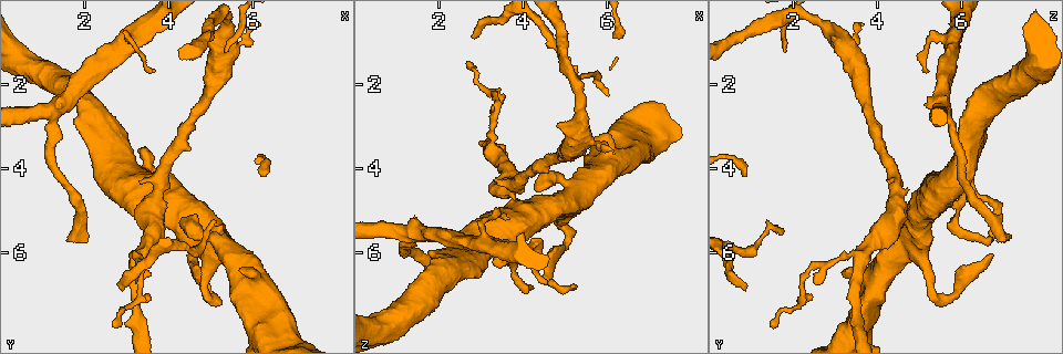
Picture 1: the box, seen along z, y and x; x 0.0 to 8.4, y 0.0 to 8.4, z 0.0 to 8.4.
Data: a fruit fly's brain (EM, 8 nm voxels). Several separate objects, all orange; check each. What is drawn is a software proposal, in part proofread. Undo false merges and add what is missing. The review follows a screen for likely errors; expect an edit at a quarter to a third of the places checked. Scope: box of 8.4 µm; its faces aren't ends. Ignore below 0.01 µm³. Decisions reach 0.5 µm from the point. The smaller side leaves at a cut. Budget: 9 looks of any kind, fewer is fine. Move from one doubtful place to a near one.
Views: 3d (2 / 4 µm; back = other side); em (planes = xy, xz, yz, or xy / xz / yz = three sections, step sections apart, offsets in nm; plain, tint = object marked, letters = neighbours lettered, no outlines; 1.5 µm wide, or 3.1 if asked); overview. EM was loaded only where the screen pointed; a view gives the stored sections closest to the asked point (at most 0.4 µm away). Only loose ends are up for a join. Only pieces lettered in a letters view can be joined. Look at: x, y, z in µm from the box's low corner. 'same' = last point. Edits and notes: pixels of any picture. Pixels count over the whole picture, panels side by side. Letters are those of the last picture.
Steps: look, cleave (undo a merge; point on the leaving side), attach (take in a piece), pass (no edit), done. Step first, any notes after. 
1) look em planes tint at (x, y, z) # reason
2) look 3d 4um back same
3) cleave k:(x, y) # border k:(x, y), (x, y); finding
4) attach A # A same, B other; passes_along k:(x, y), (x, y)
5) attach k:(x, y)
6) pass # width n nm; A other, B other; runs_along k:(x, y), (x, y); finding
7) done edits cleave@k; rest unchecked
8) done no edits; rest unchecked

look em yz step 8 tint at (1.55, 5.70, 7.05) # branch stops here

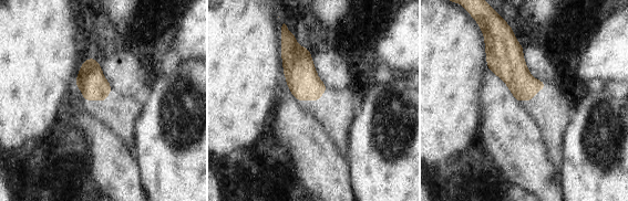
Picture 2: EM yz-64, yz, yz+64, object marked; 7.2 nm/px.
look em planes letters same

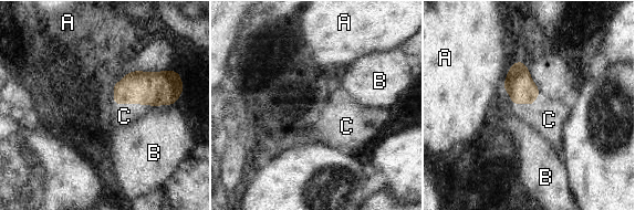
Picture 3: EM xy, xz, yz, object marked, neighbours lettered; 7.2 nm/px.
attach C # A other, B other, C same; passes_along 3:(153, 88), (149, 104), (124, 116); it goes on there

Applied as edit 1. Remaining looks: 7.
look 3d 4um at (3.30, 6.10, 3.60) # thick turns thin

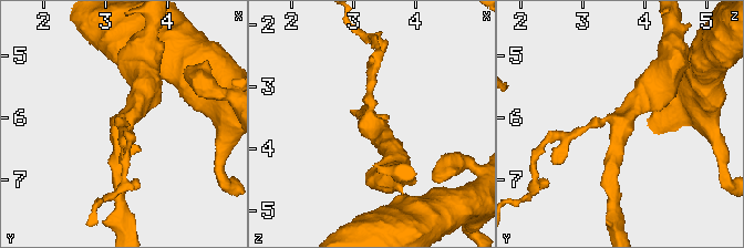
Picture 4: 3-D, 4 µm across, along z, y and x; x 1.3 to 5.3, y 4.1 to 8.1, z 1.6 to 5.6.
look em planes letters at (3.35, 6.05, 3.60) # now the EM

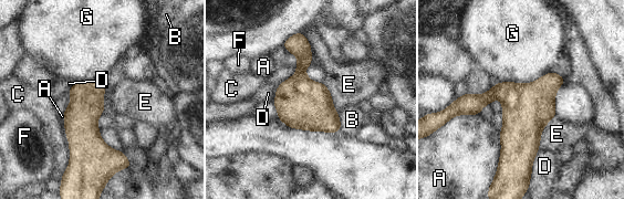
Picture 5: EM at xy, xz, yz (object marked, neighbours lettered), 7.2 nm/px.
pass # longest_contact G 440 nm; A other, B other, C other, D other, E other, F other, G other; border 5:(552, 71), (529, 83), (495, 83); continuous, no second cell

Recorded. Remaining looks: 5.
look 3d 2um at (1.30, 2.70, 5.60) # three-way junction

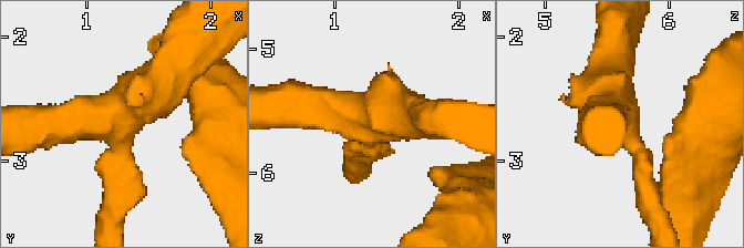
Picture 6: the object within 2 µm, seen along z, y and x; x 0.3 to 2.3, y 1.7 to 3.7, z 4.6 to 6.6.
look em xy step 4 tint at (1.28, 2.64, 5.60) # arms 3; arm_widths 220, 320, 360 nm

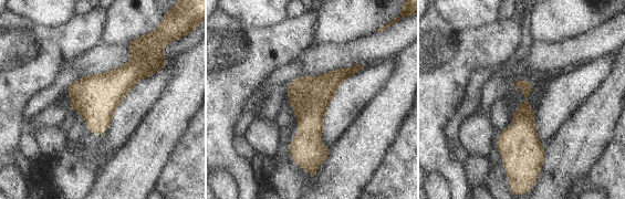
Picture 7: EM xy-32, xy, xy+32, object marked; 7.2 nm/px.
look em planes letters same # cut it another way

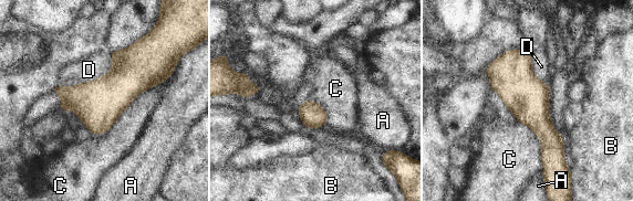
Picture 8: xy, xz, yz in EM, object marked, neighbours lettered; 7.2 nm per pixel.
pass # width 320 nm; A other, B other, C other, D other; border 8:(111, 50), (112, 69), (79, 83); one cell here

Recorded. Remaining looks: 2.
look em xy step 4 letters at (2.90, 6.90, 0.85) # branch stops here

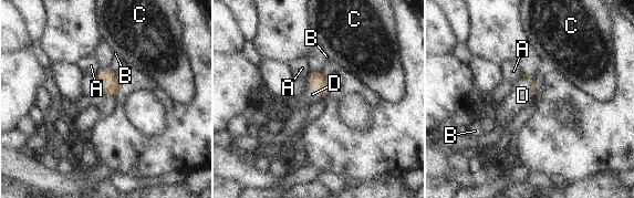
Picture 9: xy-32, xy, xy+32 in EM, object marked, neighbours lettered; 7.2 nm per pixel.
look em planes letters same # cut it another way

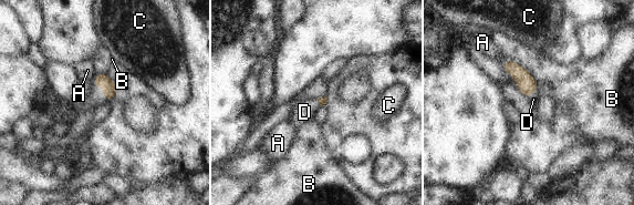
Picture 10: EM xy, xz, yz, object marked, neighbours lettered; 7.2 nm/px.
attach D # A other, B other, C other, D same; passes_along 10:(108, 88), (103, 91), (97, 96); it goes on there

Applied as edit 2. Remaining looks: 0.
done edits attach@3, attach@10; rest unchecked

